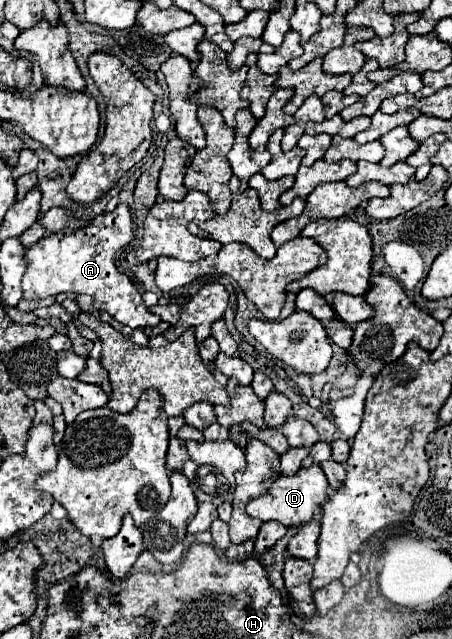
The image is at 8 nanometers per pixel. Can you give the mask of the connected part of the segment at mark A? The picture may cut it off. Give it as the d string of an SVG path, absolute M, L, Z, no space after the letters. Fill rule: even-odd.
M119 204L113 212L95 216L95 220L89 226L79 228L79 230L75 230L71 234L49 234L49 236L43 236L39 242L35 242L31 248L27 248L27 254L25 254L29 264L27 264L27 270L25 270L25 276L23 276L23 298L39 300L39 298L57 296L61 292L89 294L89 296L95 298L95 308L109 312L119 324L125 324L129 328L157 326L161 322L161 318L147 310L139 290L133 284L133 280L129 276L121 274L117 270L117 266L115 266L115 252L121 246L129 244L131 240L133 240L133 220L129 218L129 204Z

